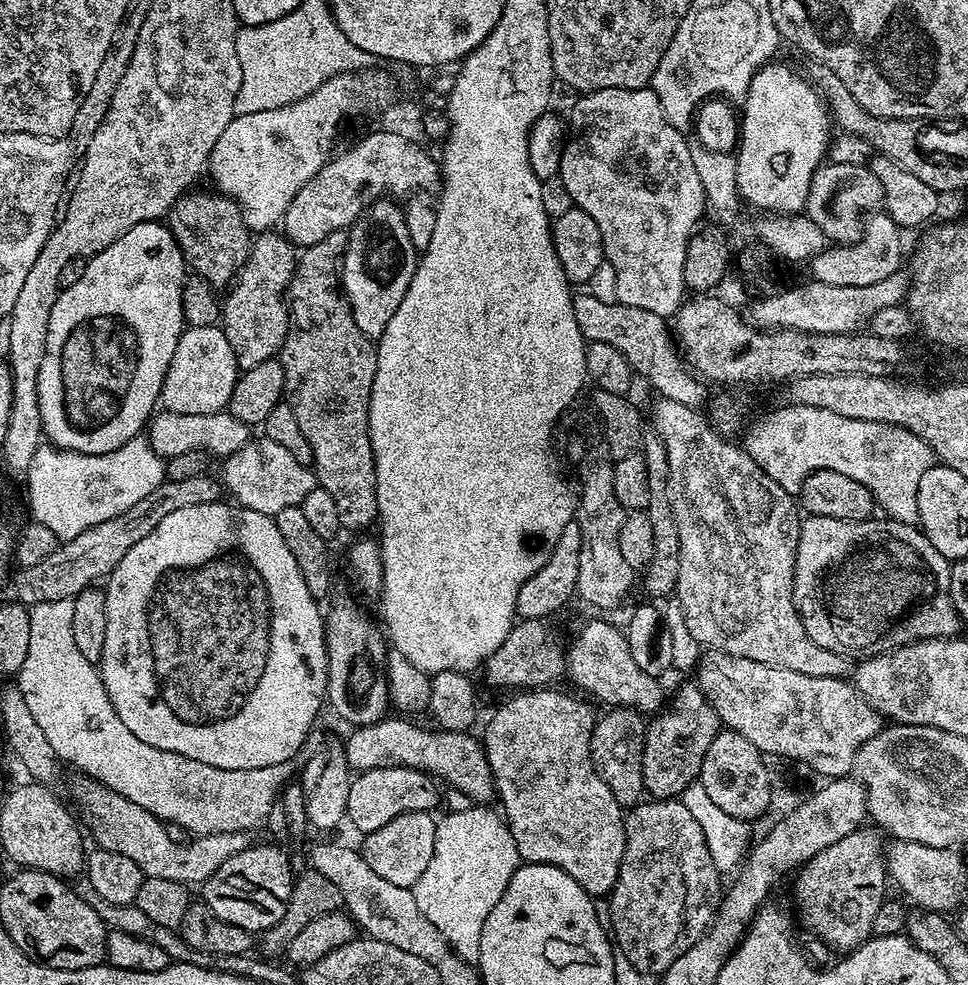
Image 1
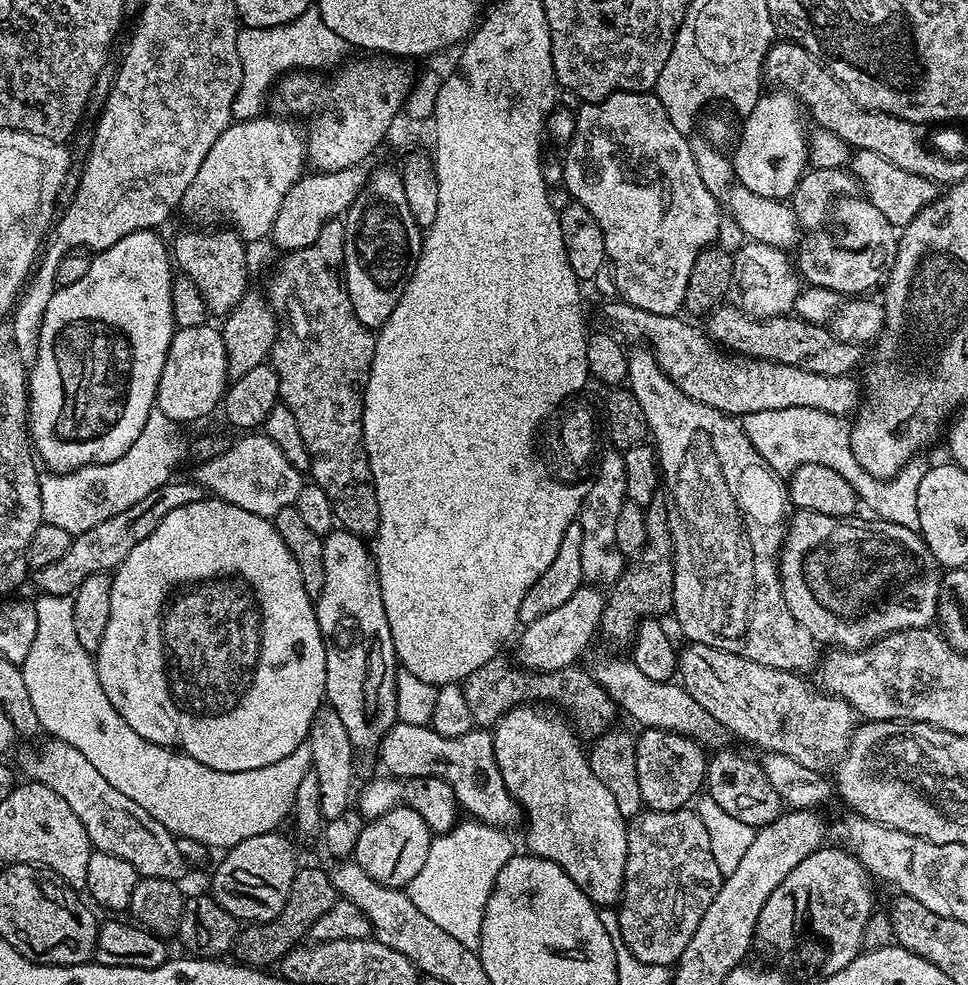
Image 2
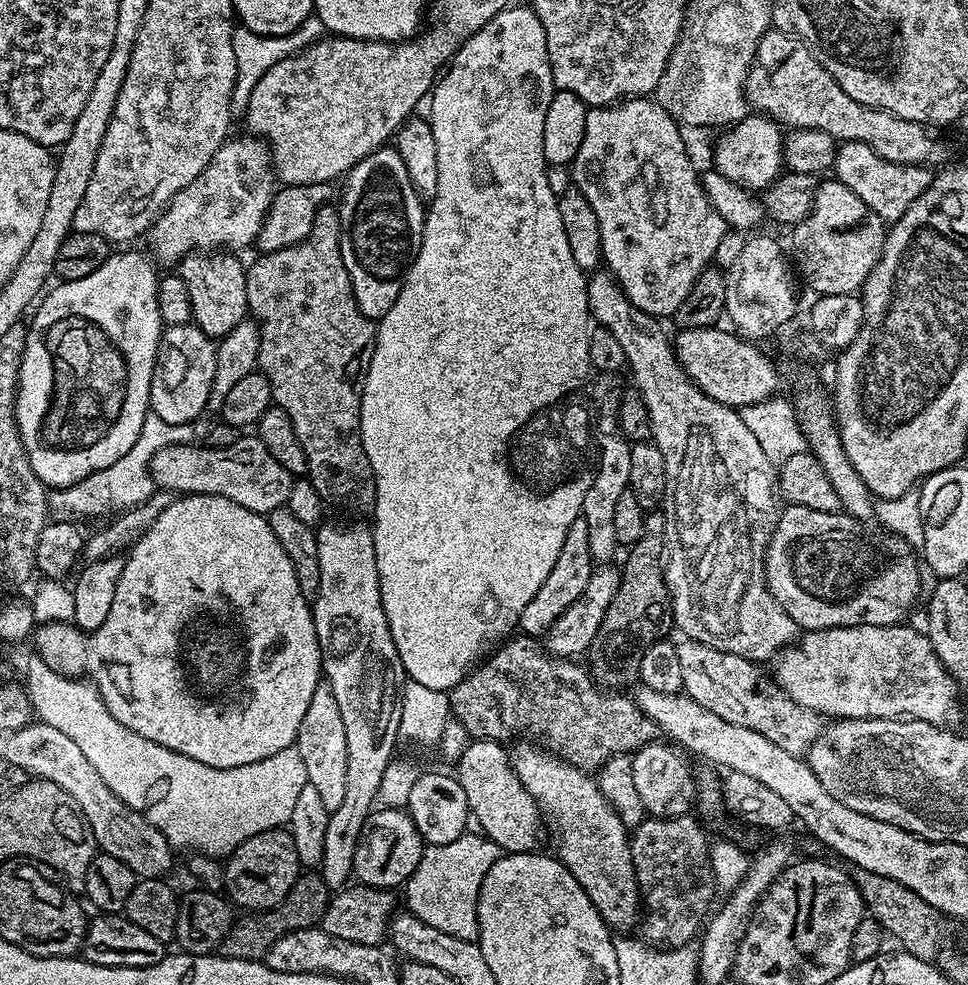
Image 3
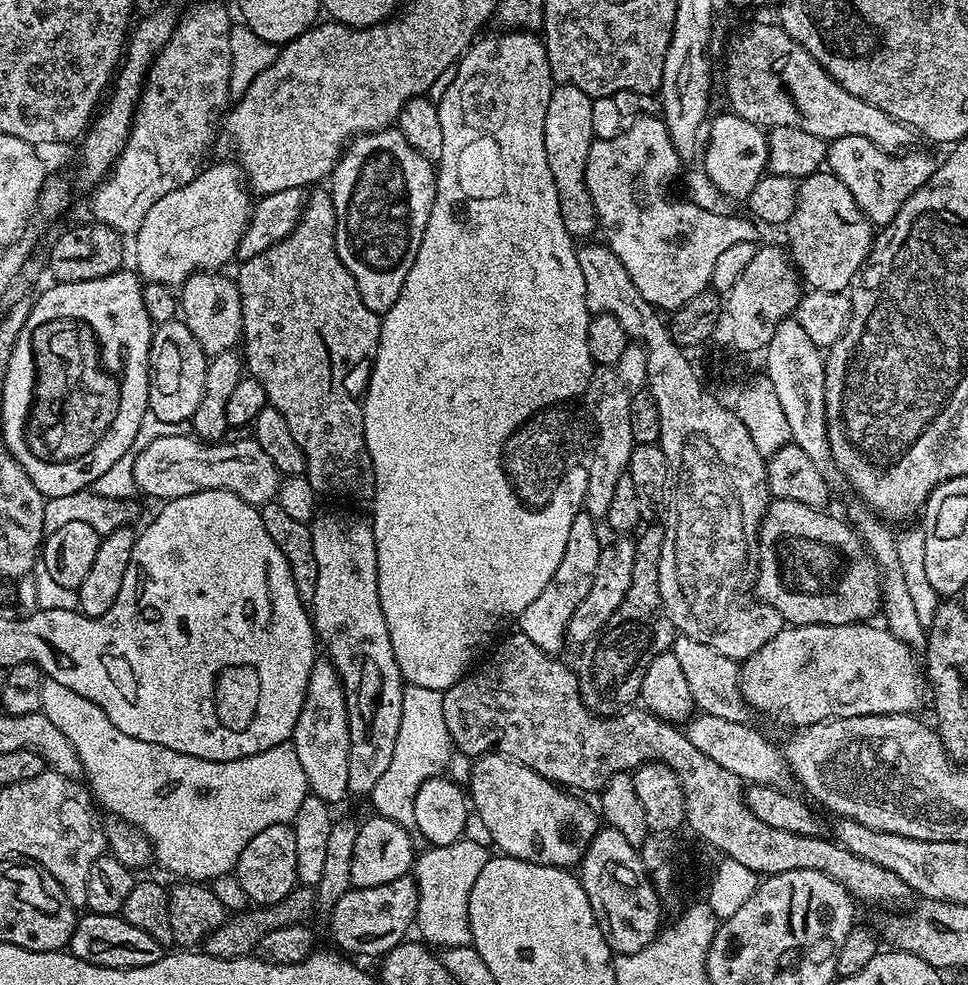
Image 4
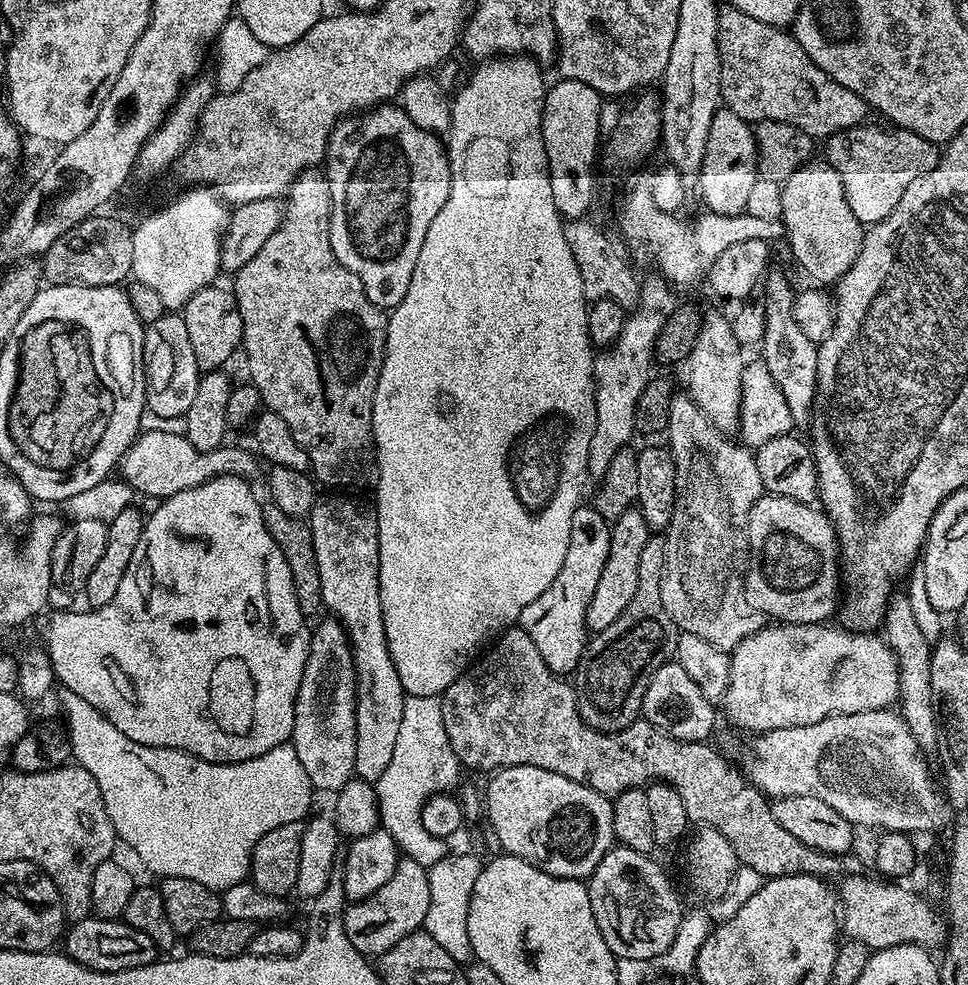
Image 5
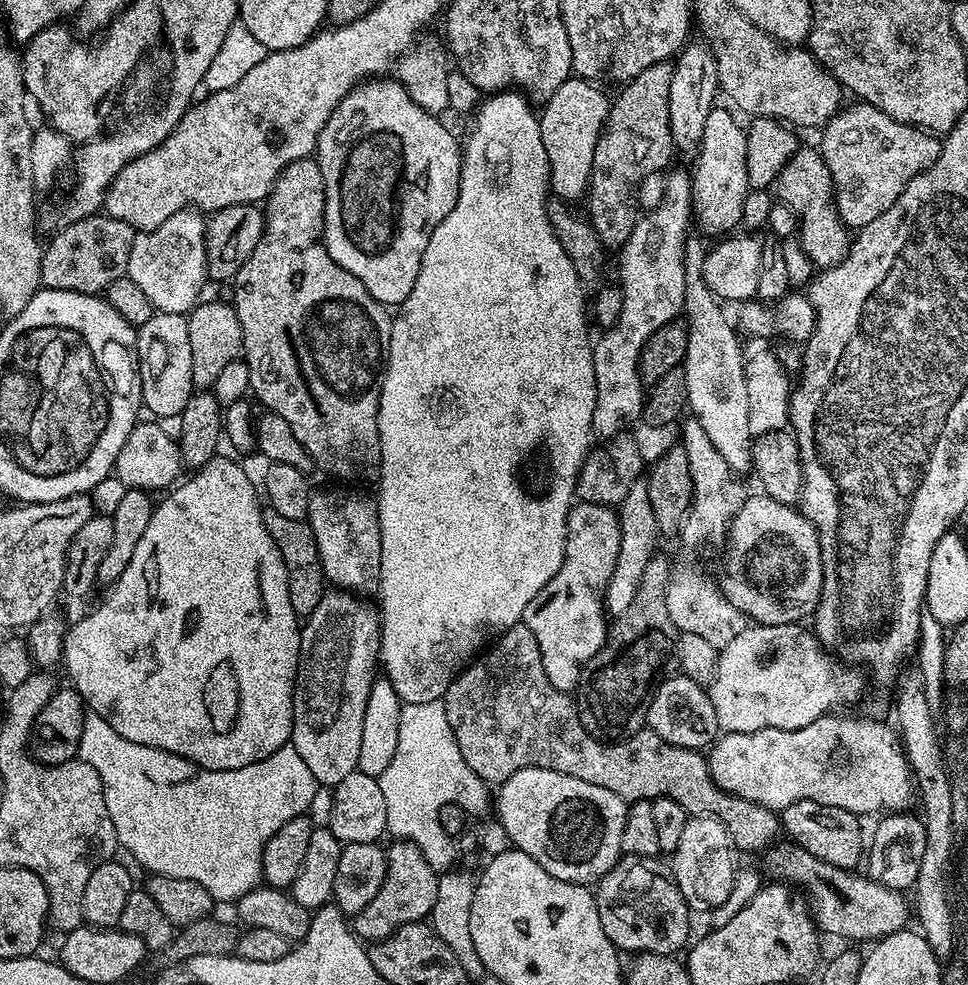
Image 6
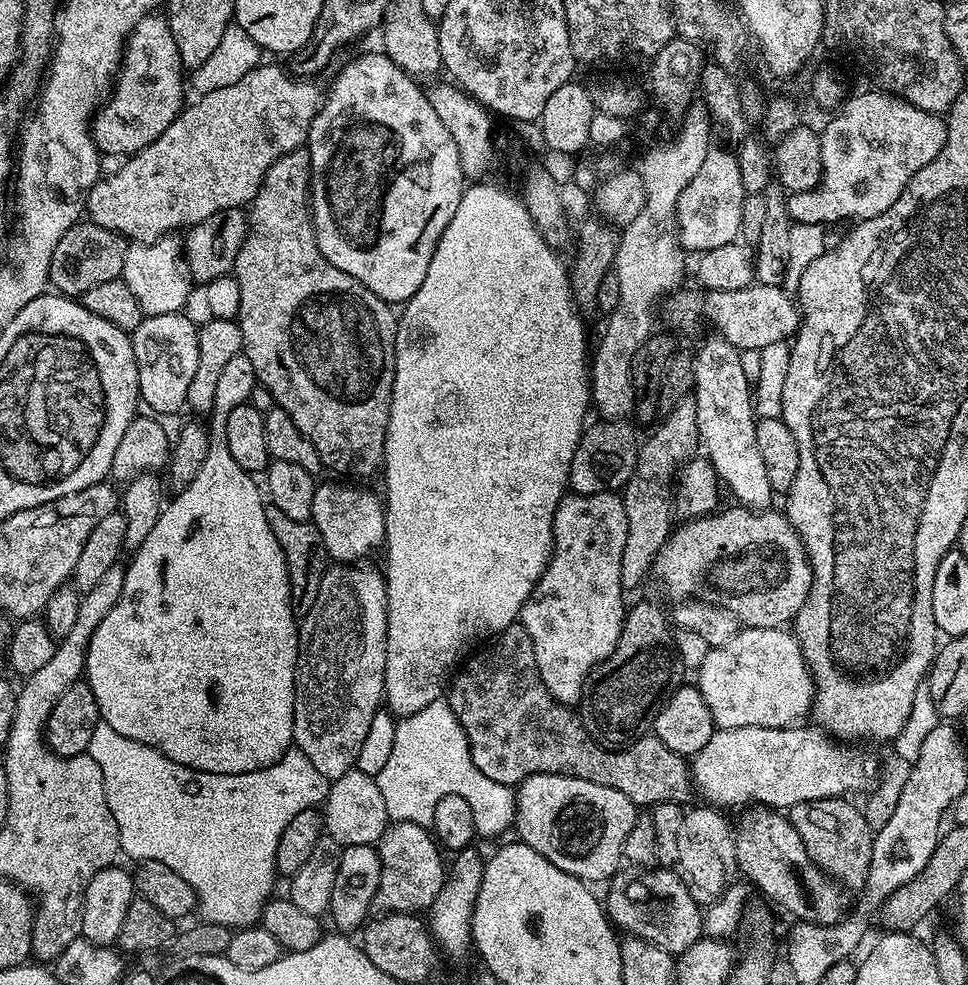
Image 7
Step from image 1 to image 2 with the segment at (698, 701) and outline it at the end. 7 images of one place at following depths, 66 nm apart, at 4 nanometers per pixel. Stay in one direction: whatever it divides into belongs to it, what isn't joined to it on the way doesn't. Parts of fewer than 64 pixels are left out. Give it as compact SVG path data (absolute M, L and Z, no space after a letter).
M644 728L641 733L636 736L636 757L638 790L642 790L644 808L657 812L689 807L706 784L709 757L704 756L705 745L661 728Z

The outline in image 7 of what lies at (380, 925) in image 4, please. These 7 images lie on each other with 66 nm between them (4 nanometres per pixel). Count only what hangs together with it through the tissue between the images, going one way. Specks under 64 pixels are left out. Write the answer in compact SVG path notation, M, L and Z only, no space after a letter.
M397 819L389 823L380 843L375 845L382 862L380 889L372 903L377 913L410 912L420 914L431 909L444 885L446 860L440 857L441 847L423 824L402 822Z

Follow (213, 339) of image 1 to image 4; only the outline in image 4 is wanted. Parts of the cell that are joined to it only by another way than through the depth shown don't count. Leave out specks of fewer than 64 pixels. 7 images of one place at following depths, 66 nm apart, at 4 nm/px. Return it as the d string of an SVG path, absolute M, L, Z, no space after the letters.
M183 319L155 325L148 355L149 413L162 422L182 424L191 421L194 410L198 410L198 402L202 402L209 359L202 346L198 346L198 338L194 338L194 334L190 334L184 325Z

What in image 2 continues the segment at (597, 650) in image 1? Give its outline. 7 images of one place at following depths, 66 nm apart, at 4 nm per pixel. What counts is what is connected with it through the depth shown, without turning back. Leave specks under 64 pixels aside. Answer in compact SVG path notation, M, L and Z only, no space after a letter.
M612 656L609 660L600 660L596 668L594 667L594 675L608 697L616 703L617 709L623 715L625 712L626 715L633 716L644 728L677 732L705 746L720 744L726 739L724 727L709 712L702 710L698 702L694 702L694 698L684 689L683 684L646 678L646 674L642 674L642 670L638 670L638 666L630 658L619 660L618 657Z

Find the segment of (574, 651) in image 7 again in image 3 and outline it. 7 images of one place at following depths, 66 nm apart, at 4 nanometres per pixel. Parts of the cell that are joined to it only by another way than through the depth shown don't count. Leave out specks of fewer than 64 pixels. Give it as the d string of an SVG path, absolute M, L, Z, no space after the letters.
M581 518L570 522L570 530L566 530L566 542L562 542L562 554L558 554L558 562L554 562L554 570L550 570L546 582L538 589L538 594L530 598L526 610L522 610L518 625L521 633L533 638L543 637L554 626L554 622L586 590L586 582L590 582L594 571L594 561L590 554L590 530L586 530L586 522Z

